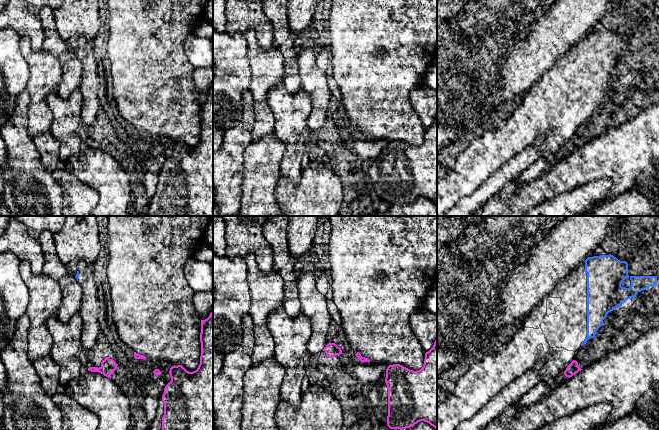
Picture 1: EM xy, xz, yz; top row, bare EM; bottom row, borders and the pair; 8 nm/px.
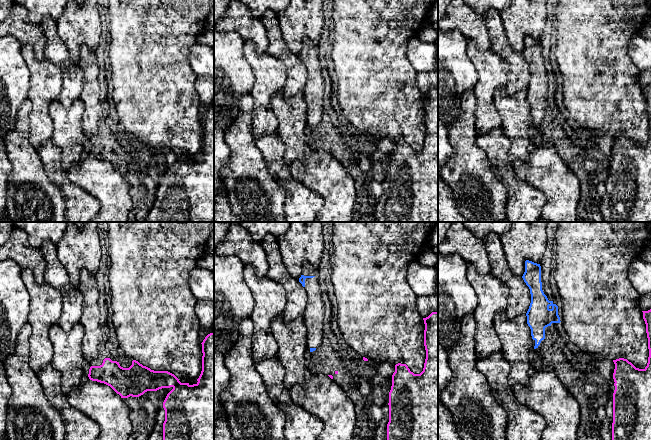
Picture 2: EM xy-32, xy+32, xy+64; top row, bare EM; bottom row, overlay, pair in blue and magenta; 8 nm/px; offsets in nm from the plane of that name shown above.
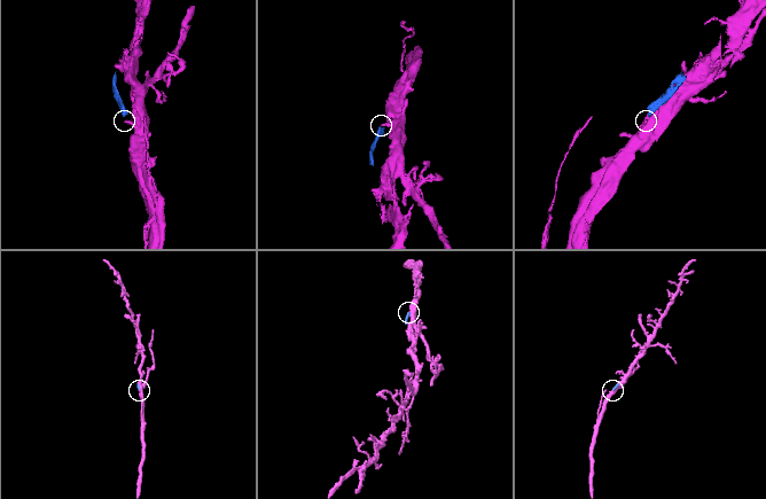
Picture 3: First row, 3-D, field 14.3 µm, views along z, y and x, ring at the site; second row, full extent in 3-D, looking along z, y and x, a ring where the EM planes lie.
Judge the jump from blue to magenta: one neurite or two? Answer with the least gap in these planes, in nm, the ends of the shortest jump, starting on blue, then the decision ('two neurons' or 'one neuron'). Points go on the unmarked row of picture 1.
130 nm | yz (581, 121), (574, 136) | two neurons

